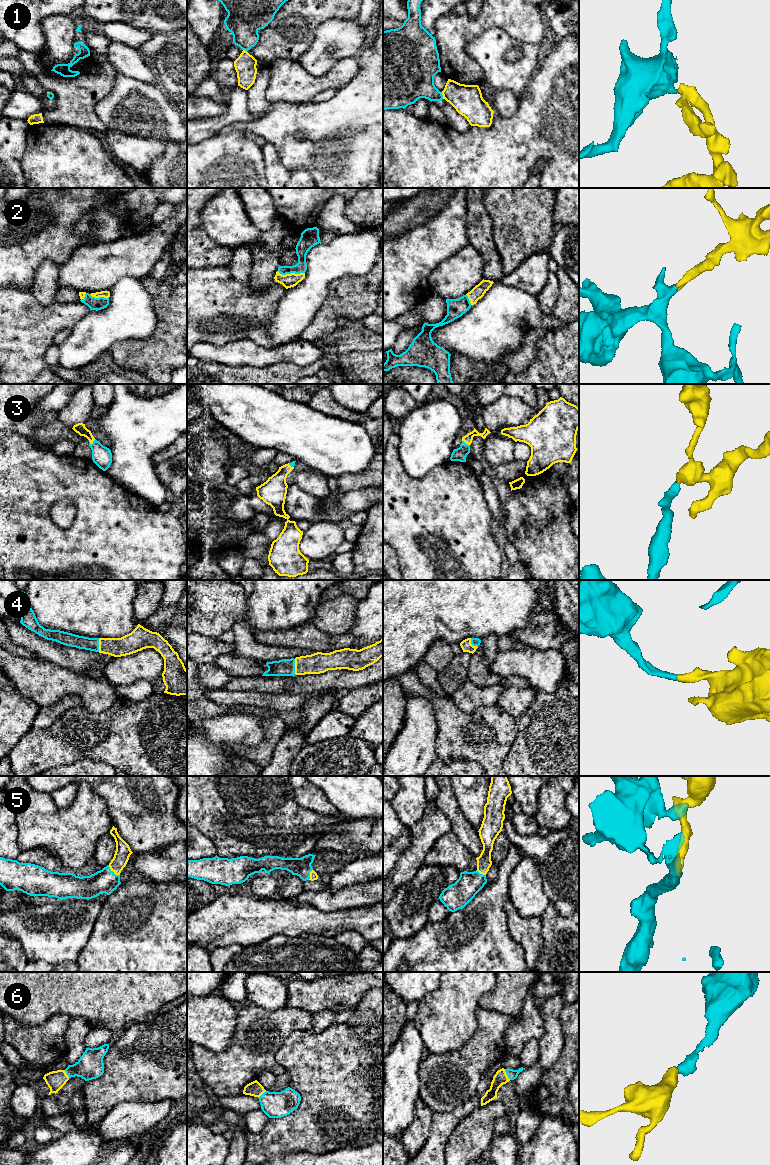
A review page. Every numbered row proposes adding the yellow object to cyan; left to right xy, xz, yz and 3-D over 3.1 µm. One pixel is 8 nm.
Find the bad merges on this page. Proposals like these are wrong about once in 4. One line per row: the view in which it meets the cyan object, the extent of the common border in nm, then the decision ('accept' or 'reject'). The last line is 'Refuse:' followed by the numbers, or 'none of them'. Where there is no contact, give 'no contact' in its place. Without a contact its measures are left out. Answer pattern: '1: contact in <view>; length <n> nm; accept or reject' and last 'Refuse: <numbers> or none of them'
1: contact in yz; length 60 nm; reject
2: contact in xz; length 220 nm; accept
3: contact in yz; length 80 nm; accept
4: contact in xz; length 130 nm; accept
5: contact in xy; length 130 nm; accept
6: contact in yz; length 100 nm; accept
Refuse: 1

